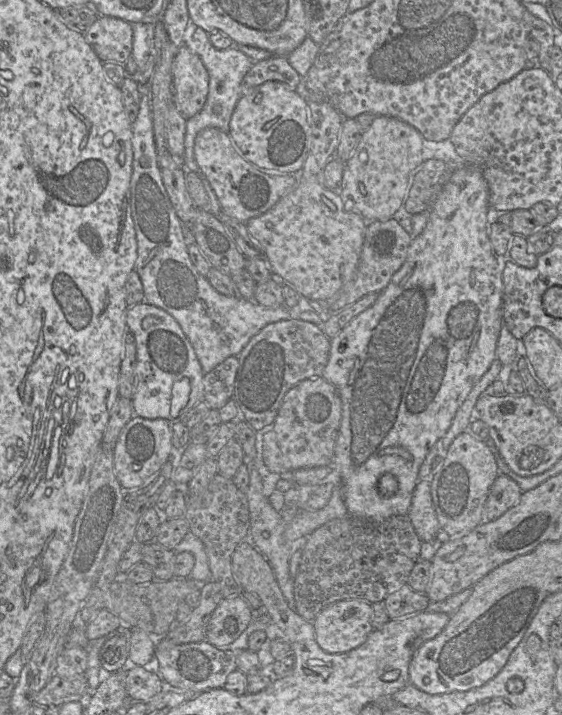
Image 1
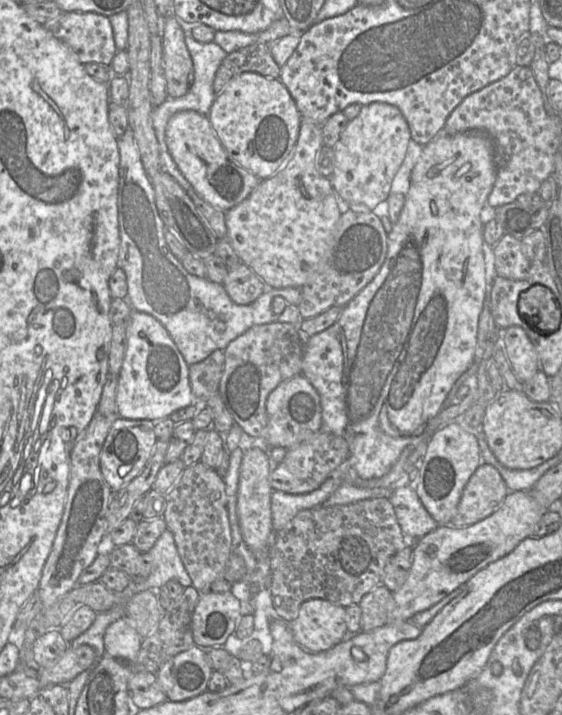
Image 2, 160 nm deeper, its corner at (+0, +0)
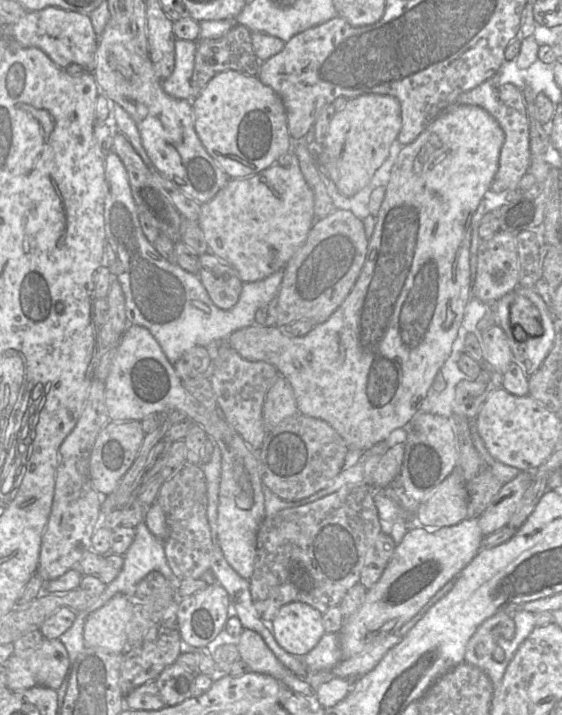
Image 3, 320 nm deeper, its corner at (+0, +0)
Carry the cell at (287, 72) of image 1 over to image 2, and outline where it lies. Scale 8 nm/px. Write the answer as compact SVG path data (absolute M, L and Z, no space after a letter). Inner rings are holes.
M255 43L227 53L215 74L213 90L215 95L219 94L233 77L244 72L277 79L280 70L281 67L273 59L268 44Z

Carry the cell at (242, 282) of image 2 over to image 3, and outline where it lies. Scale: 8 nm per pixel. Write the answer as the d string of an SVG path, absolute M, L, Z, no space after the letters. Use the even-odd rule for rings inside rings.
M212 253L200 254L197 277L211 301L220 309L229 310L237 303L243 282L228 263Z

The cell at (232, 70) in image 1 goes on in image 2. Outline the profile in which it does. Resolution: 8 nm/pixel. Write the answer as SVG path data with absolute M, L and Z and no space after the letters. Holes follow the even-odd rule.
M183 24L185 43L193 62L193 68L194 68L193 83L189 91L184 96L179 98L168 97L165 100L165 102L160 106L158 107L154 106L153 112L152 112L152 123L153 123L153 128L159 143L163 170L167 172L170 176L172 176L177 181L177 183L180 186L182 186L184 190L194 191L192 185L186 180L186 178L180 172L180 170L178 169L176 163L174 162L174 160L172 159L168 151L168 148L165 142L166 126L169 119L172 117L172 115L174 115L176 112L179 112L179 111L191 110L191 111L197 111L204 115L207 115L209 113L210 108L216 96L213 90L213 82L214 82L215 74L219 66L221 65L222 61L226 57L227 53L218 44L214 42L201 43L195 40L190 33L190 28L192 26L194 25Z

